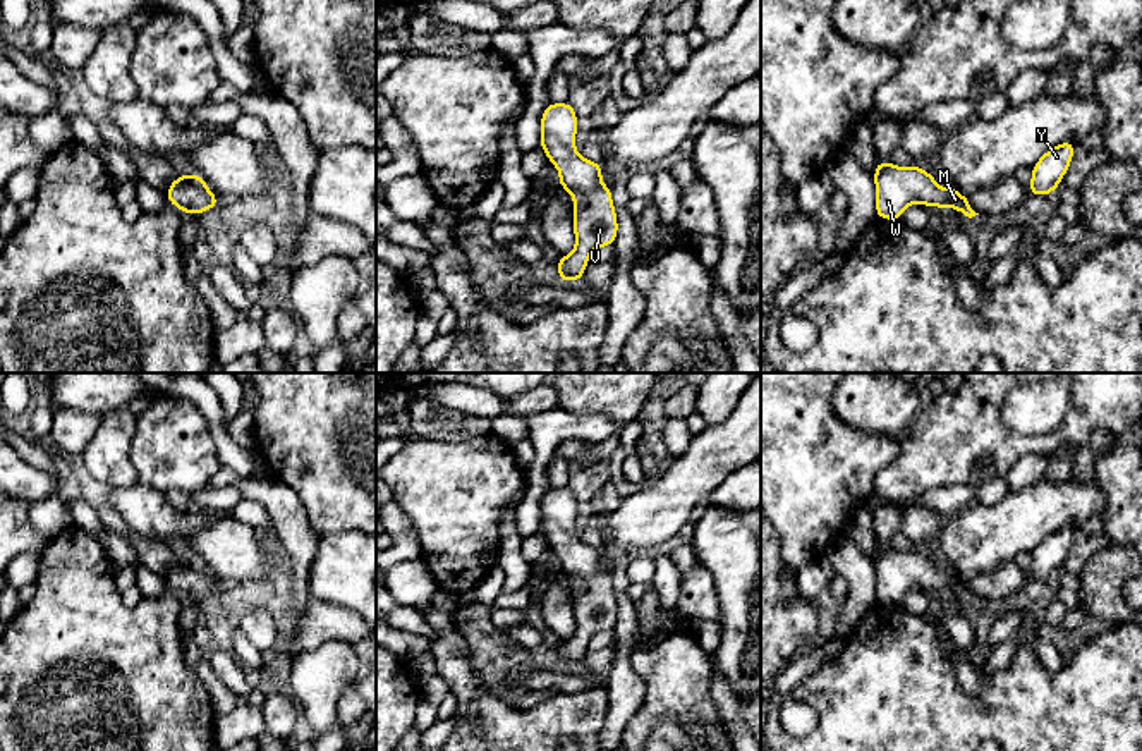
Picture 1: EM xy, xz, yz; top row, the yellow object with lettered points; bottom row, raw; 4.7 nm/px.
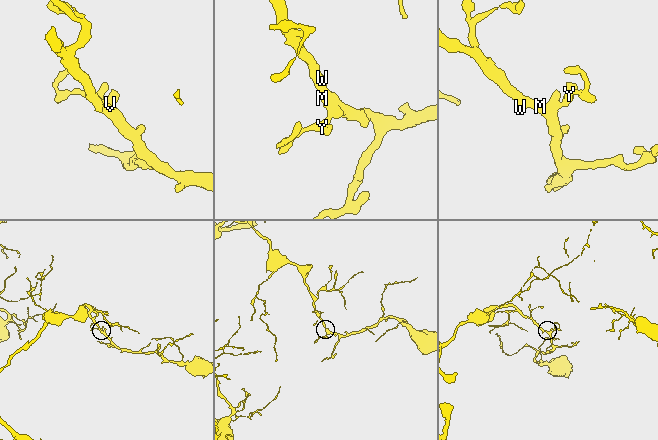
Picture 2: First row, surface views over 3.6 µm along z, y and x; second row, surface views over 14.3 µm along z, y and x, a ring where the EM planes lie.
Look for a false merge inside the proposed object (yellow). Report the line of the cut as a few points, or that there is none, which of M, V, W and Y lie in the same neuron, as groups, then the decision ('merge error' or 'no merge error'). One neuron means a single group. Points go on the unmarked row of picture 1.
no cut | M V W Y | no merge error

